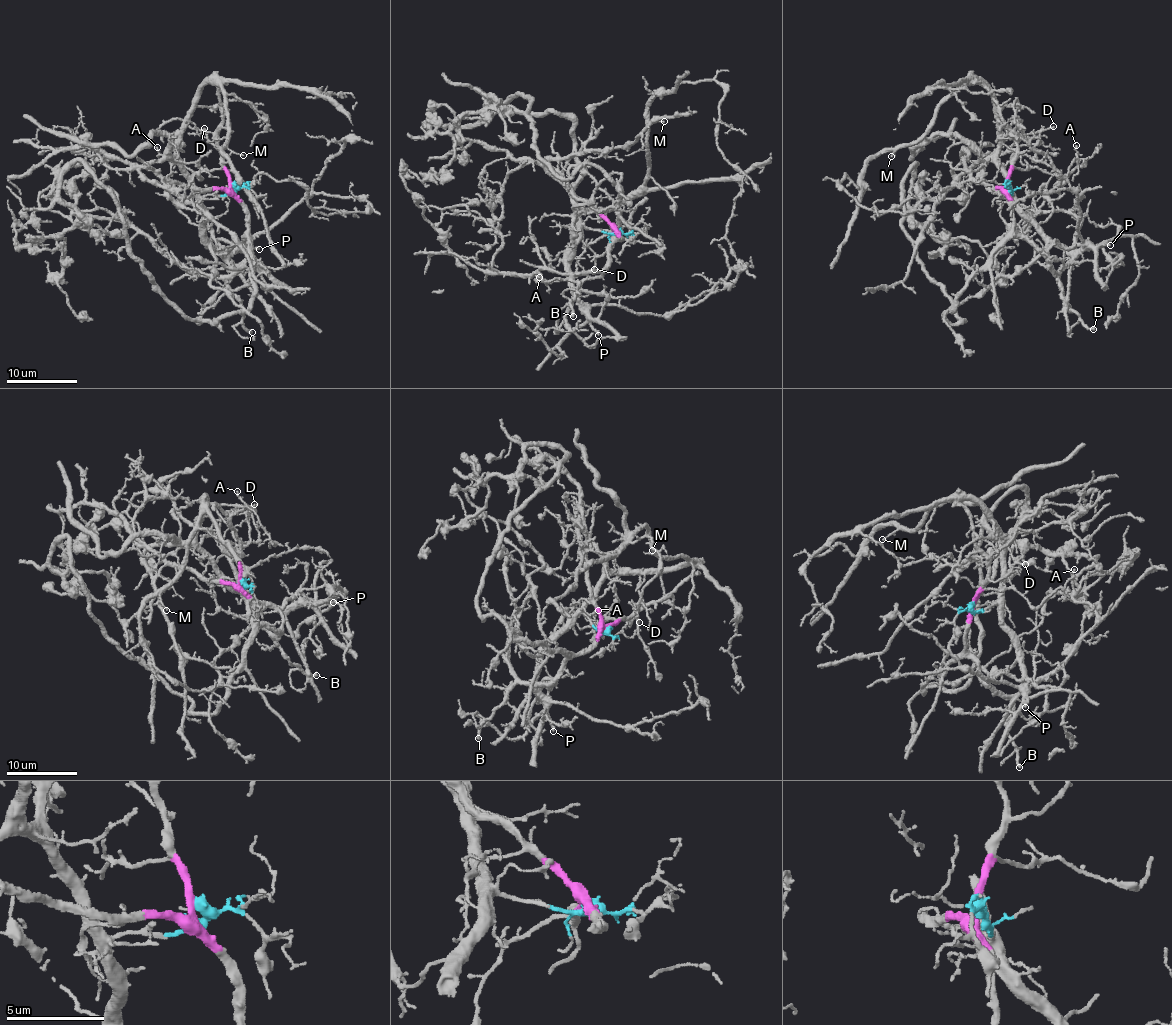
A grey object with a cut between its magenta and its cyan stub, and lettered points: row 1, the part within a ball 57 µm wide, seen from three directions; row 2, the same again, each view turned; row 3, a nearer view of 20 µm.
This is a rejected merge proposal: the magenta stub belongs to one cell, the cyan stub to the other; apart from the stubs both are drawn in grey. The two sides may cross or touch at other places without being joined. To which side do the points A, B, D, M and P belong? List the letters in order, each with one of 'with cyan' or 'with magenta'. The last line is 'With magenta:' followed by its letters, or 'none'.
A: with magenta
B: with magenta
D: with magenta
M: with cyan
P: with cyan
With magenta: A, B, D

